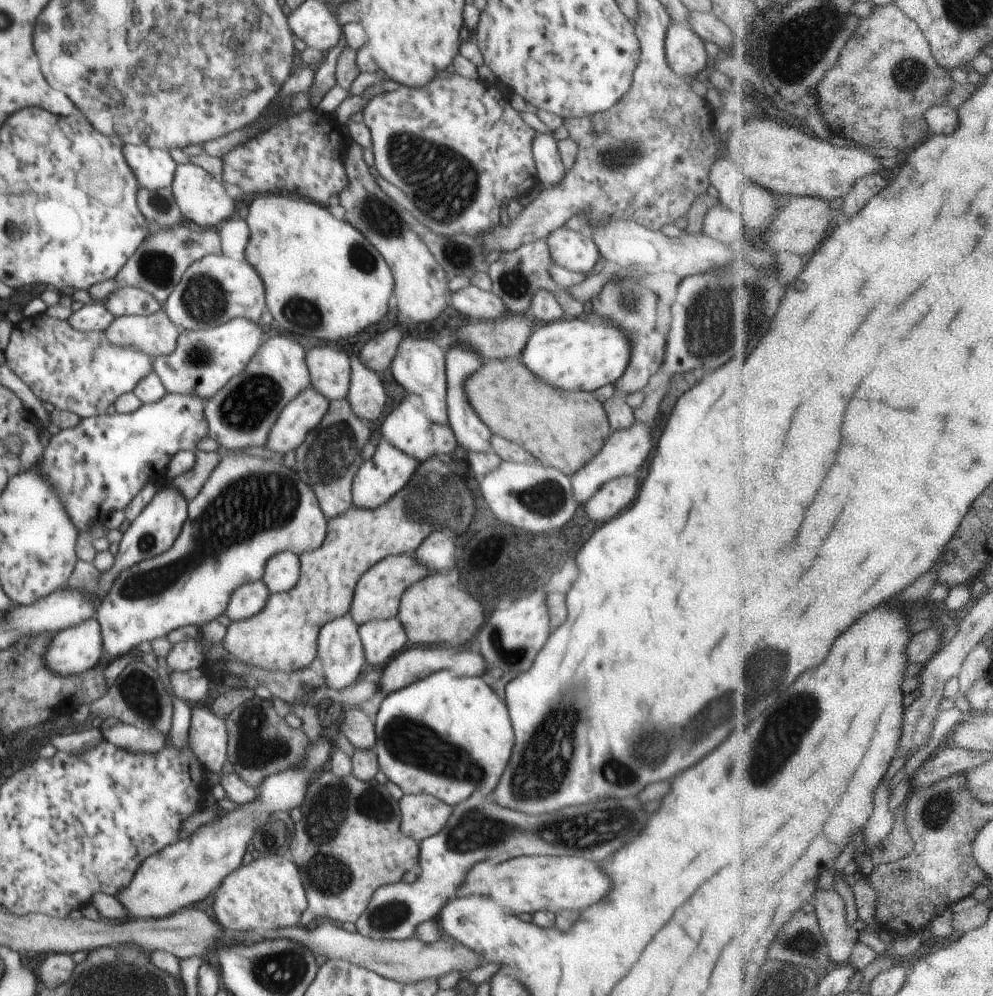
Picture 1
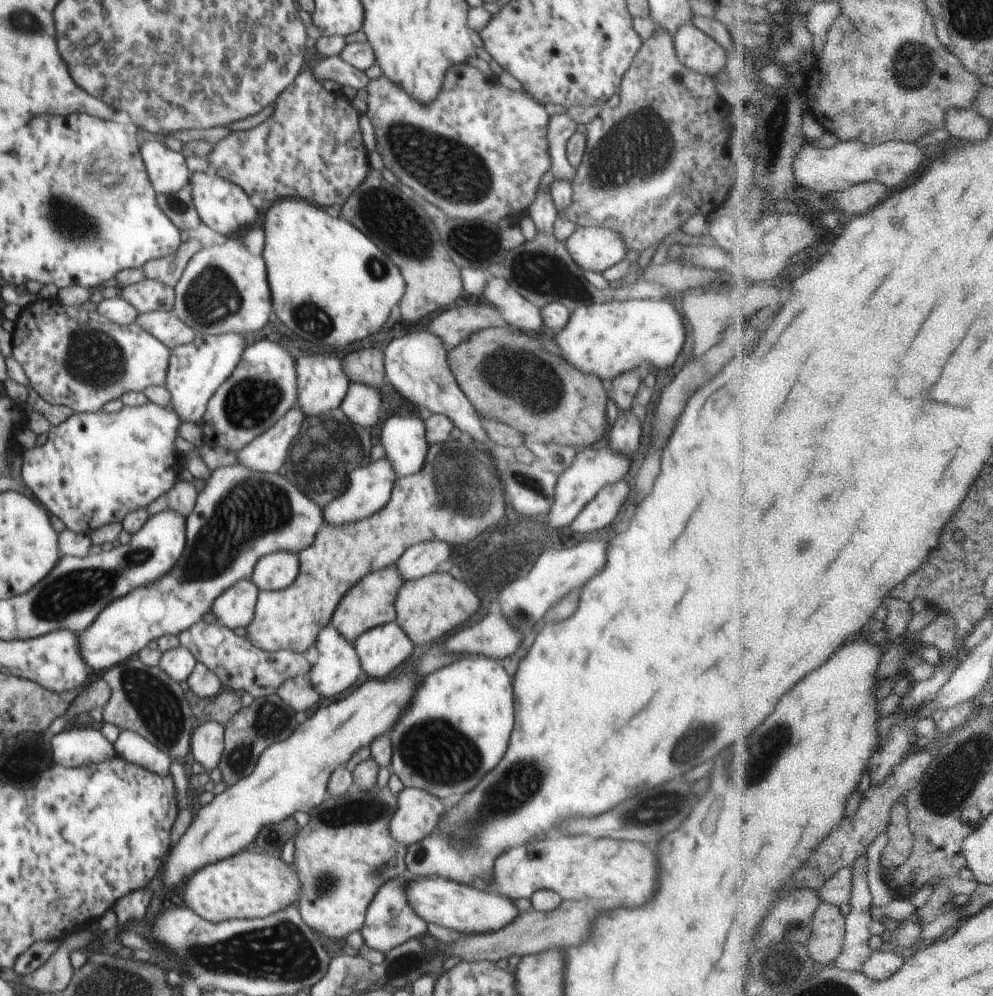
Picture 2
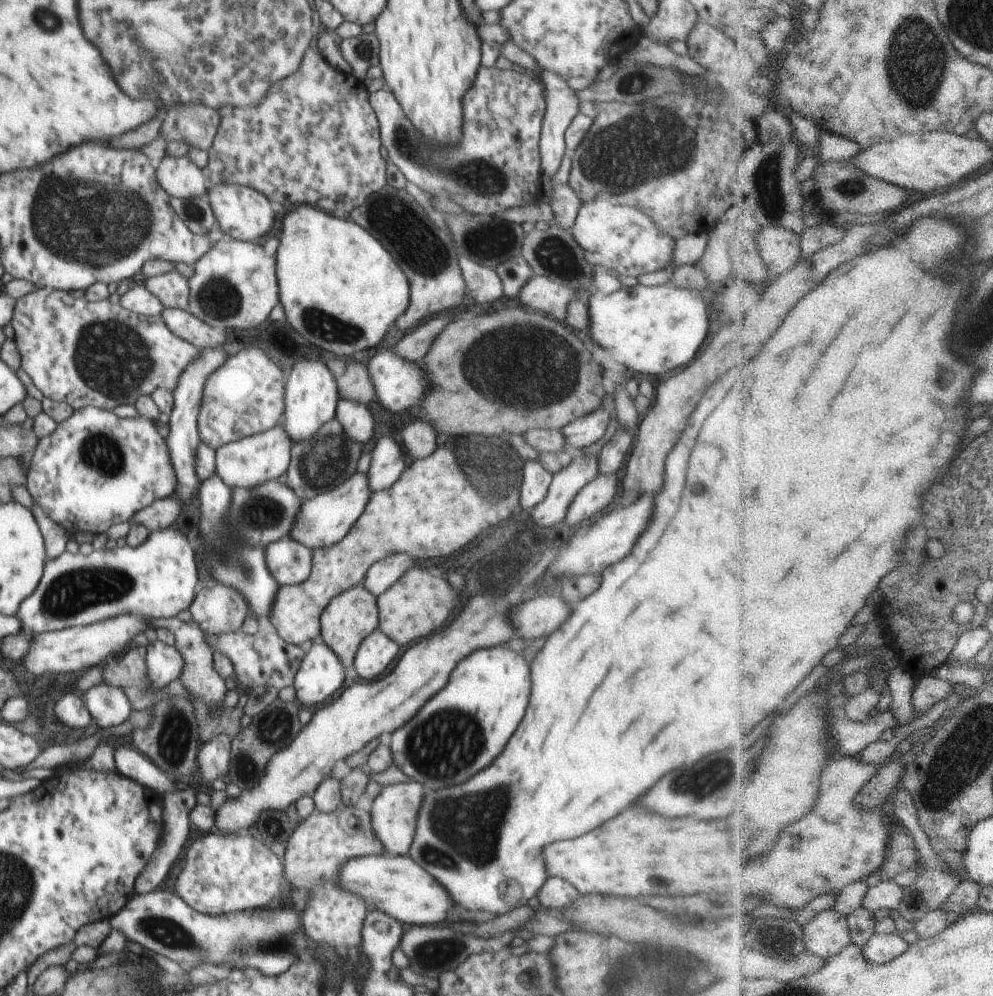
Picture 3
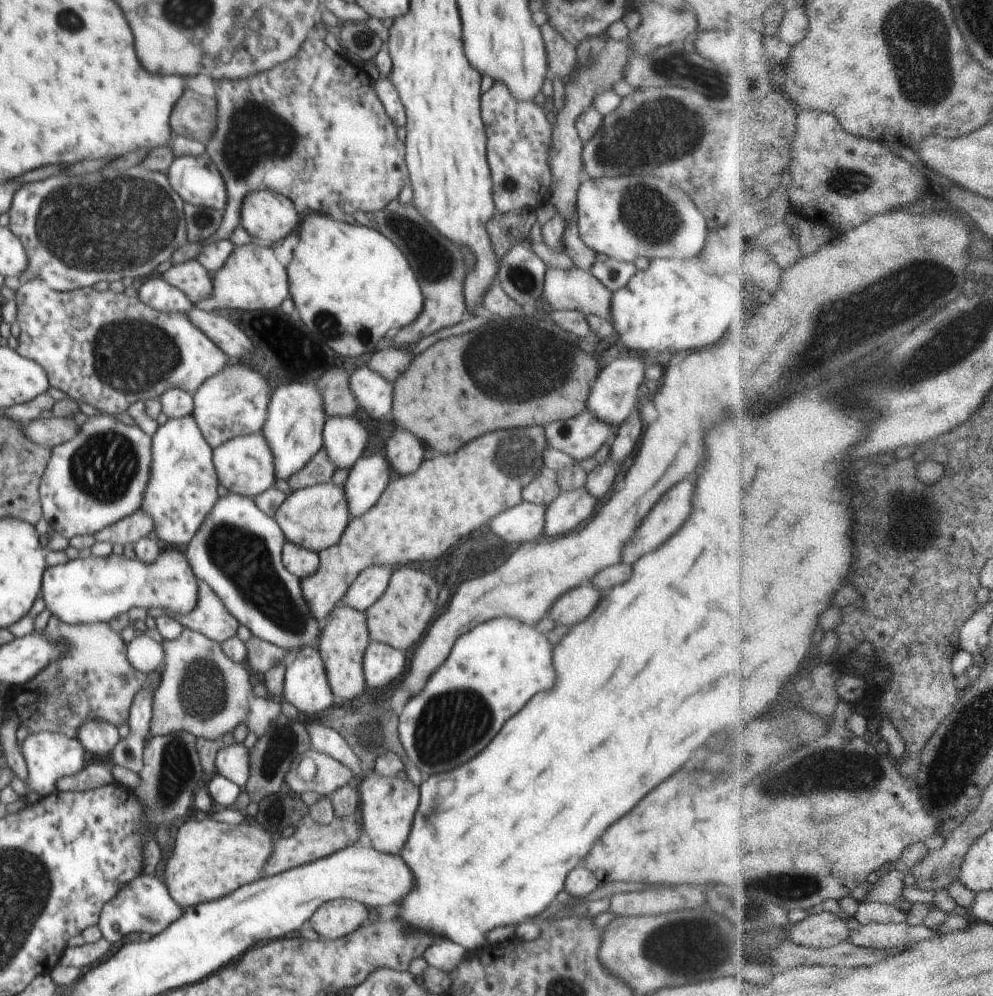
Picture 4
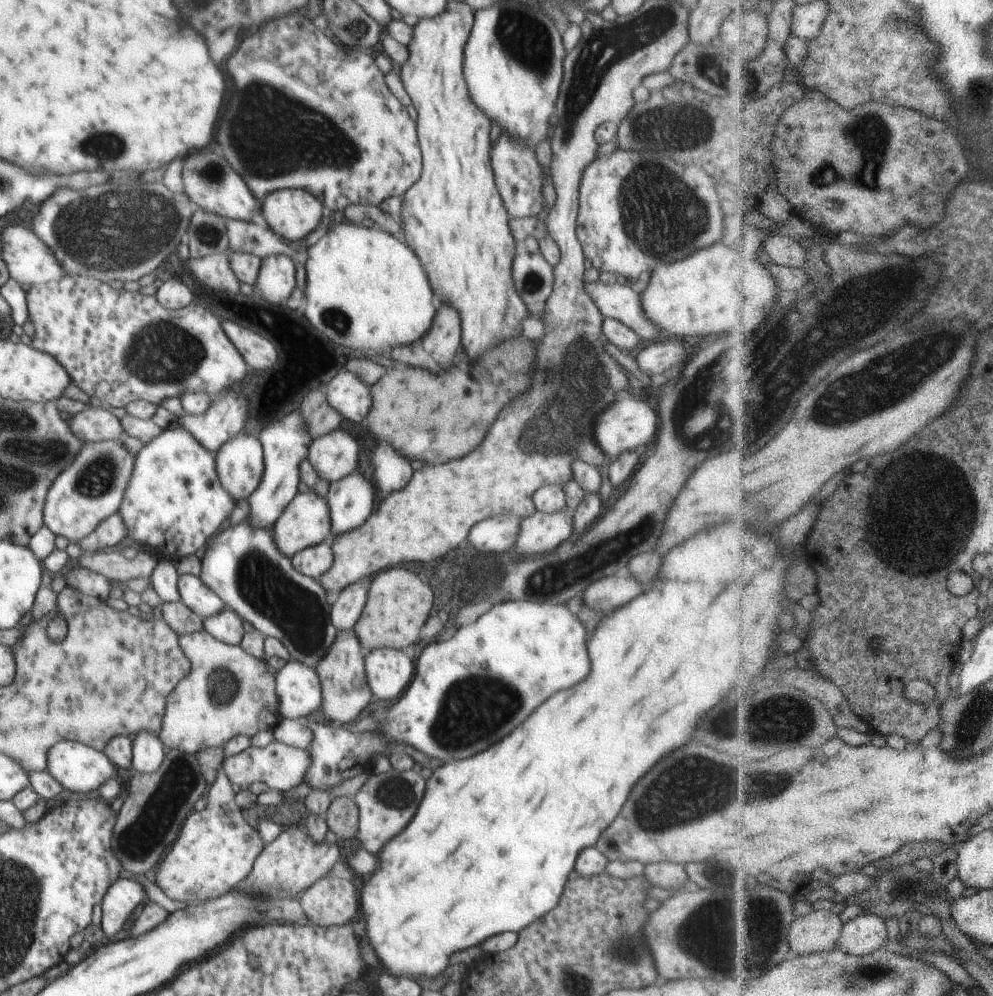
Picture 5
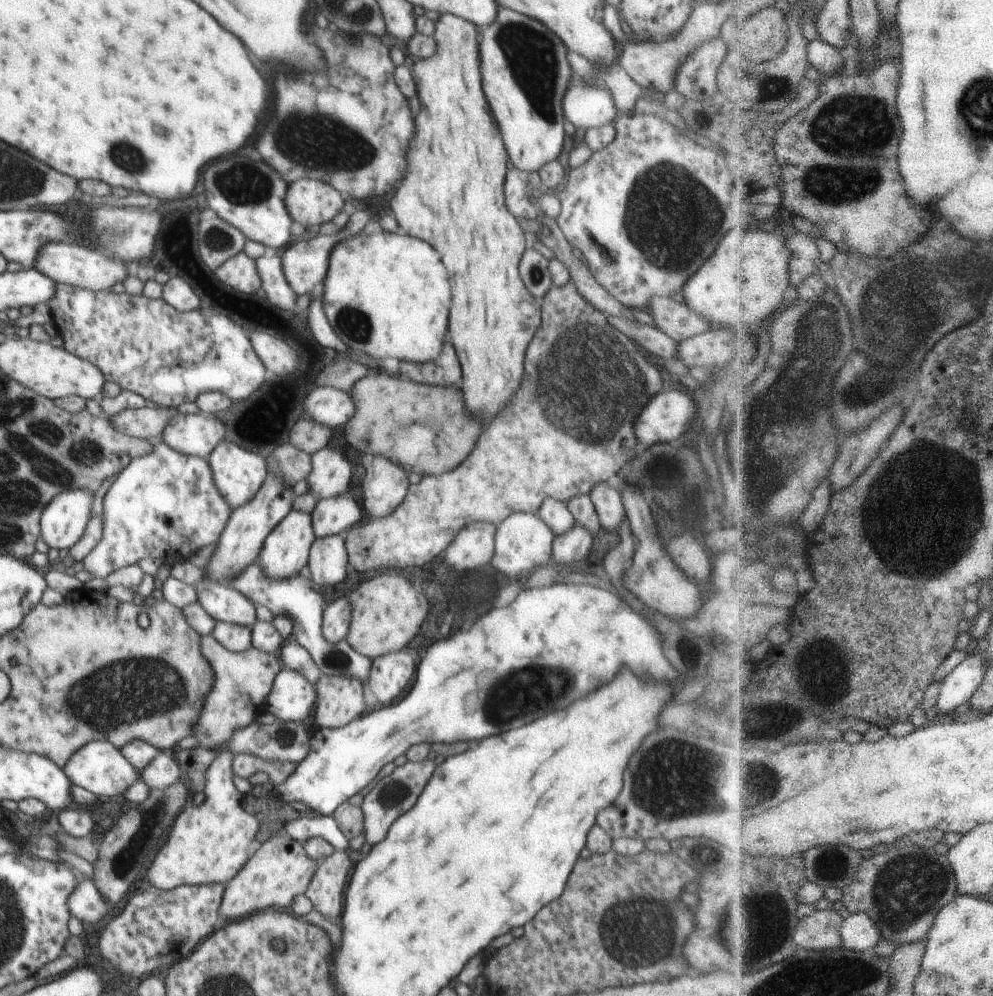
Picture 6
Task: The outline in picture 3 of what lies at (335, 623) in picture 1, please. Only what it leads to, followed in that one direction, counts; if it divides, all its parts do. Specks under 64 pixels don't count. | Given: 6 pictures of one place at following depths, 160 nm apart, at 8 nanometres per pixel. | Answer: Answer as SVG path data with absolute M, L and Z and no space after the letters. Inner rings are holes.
M317 639L304 655L293 686L298 700L312 709L312 706L328 703L349 678L338 655L323 640Z

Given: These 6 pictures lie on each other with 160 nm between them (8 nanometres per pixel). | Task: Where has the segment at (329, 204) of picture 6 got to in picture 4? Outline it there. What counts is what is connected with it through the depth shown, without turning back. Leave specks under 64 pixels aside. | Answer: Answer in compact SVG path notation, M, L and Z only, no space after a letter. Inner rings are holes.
M252 191L242 201L239 226L261 244L278 245L300 222L293 202L282 195Z

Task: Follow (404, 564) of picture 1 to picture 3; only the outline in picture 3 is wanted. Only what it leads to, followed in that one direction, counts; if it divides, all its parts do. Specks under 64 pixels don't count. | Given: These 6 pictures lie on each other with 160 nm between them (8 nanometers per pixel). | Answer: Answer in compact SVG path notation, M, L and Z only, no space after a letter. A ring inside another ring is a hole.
M360 583L335 596L321 614L322 639L344 663L350 677L353 677L353 660L360 643L379 628L377 597Z

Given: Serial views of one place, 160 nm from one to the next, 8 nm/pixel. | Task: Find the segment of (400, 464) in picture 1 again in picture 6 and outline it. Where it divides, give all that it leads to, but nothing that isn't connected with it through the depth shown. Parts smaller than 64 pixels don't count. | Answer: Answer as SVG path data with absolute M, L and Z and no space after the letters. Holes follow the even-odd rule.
M292 509L266 537L256 561L263 568L264 579L285 579L299 575L300 570L307 566L309 548L317 539L313 529L313 516L304 510Z

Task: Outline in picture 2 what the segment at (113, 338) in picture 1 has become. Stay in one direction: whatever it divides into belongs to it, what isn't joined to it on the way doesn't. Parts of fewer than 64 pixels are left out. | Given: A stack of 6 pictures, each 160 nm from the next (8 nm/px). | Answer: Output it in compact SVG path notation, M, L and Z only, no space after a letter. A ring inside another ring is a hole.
M172 310L140 313L134 323L162 341L170 350L195 339L195 330L182 322Z

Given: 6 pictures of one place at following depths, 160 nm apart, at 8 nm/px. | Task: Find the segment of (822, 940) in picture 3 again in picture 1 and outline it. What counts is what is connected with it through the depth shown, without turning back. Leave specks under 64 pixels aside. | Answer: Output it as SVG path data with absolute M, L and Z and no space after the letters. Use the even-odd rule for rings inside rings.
M824 889L818 894L816 908L834 962L840 965L850 963L859 944L860 933L848 926L848 908L844 896L838 890Z

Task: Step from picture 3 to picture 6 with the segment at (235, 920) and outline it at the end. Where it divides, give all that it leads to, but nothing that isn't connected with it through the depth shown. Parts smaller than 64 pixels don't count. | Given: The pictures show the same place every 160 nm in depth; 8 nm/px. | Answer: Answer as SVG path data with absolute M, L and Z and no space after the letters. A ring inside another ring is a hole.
M82 879L76 890L68 899L69 911L78 920L94 924L106 918L110 914L112 906L103 894L95 887L95 884L87 879Z

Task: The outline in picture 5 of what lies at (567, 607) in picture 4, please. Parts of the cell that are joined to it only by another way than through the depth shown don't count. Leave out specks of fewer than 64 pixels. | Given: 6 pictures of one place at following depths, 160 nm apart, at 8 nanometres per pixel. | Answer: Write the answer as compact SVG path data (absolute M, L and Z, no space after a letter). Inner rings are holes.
M614 574L590 583L582 594L582 604L598 612L612 612L612 608L620 608L638 594L640 588L636 580Z

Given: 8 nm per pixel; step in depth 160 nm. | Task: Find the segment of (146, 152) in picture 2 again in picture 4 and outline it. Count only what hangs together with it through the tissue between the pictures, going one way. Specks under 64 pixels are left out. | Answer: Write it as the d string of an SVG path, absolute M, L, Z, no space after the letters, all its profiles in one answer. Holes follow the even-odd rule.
M207 154L175 158L166 173L170 186L184 203L225 209L225 182L215 162Z

